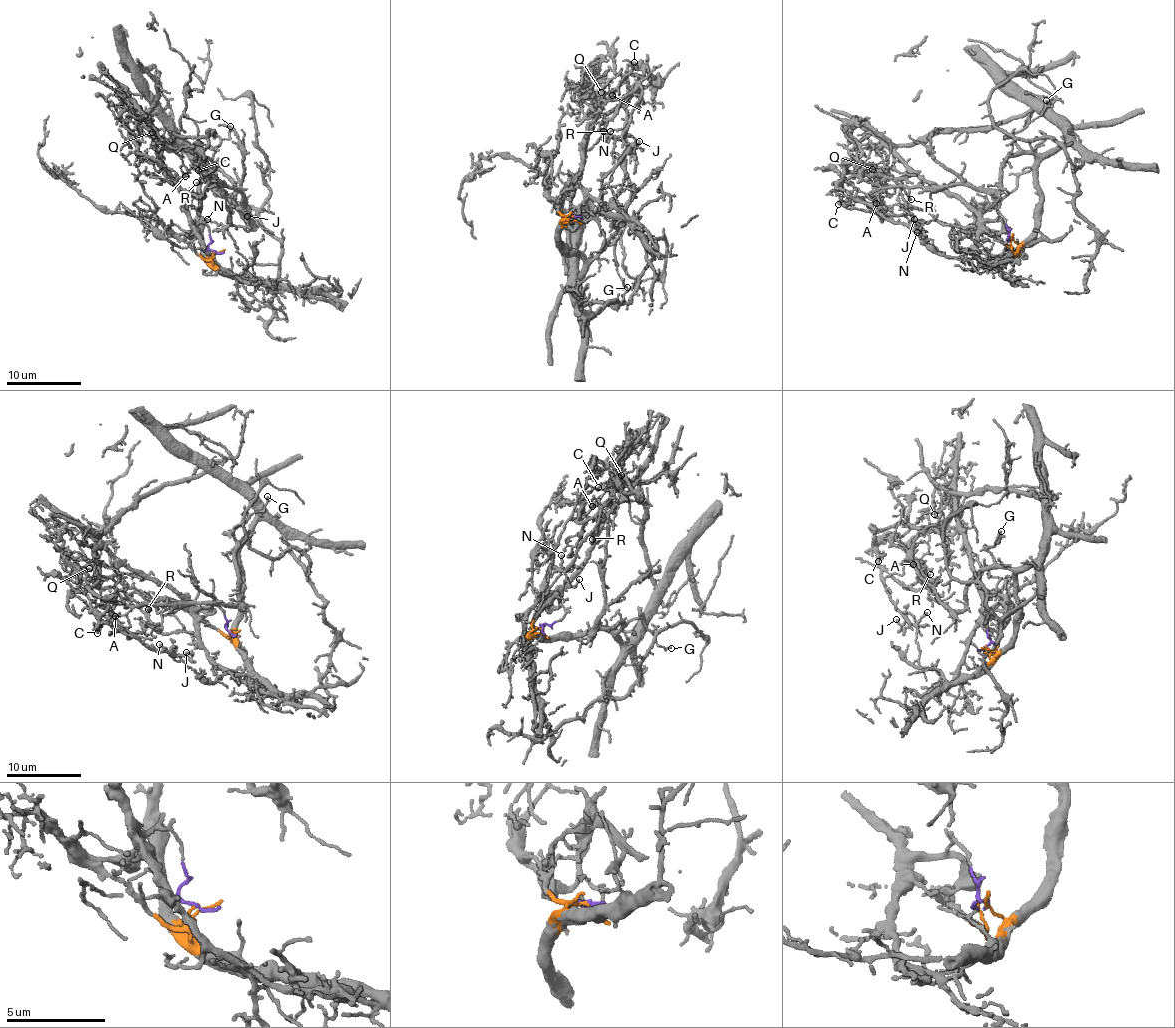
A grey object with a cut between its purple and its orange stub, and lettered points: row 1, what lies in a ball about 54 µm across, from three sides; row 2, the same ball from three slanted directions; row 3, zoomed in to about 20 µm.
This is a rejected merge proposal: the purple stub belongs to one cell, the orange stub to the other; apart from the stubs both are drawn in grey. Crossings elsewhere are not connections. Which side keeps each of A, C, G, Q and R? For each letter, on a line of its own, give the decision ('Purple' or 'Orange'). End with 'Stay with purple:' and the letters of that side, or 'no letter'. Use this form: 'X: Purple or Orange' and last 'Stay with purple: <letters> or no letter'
A: Purple
C: Purple
G: Orange
Q: Purple
R: Orange
Stay with purple: A, C, Q

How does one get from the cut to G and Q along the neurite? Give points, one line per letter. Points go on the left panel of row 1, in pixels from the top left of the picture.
G: (213, 251), (214, 256), (209, 257), (202, 243), (200, 178), (209, 170), (215, 150), (226, 139), (231, 126)
Q: (213, 251), (207, 247), (210, 232), (204, 223), (190, 219), (181, 191), (157, 152), (161, 143), (151, 132)

